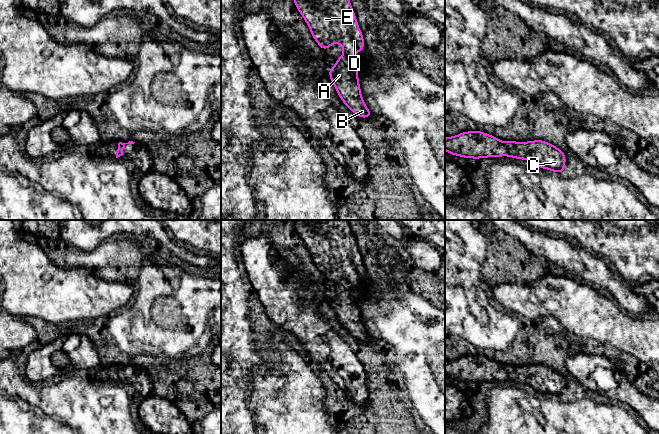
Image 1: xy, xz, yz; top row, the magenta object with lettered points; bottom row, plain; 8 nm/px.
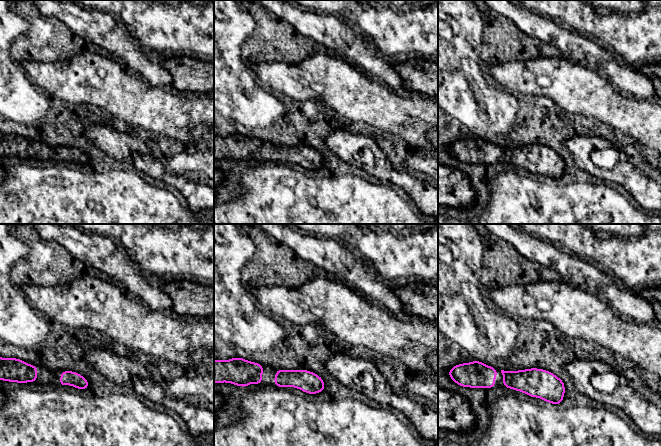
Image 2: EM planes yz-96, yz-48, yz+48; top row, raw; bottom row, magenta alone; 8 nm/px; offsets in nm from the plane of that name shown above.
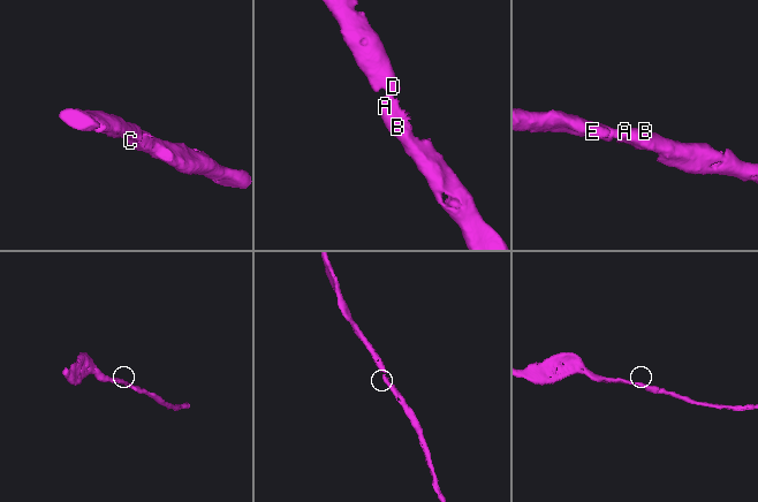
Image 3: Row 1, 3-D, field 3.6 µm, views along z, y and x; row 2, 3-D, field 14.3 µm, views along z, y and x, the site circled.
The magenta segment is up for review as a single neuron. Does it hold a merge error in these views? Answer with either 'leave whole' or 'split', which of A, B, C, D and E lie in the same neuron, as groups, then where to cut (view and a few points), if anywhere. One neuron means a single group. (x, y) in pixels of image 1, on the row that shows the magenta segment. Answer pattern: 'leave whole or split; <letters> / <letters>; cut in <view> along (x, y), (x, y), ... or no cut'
leave whole; A B C D E; no cut

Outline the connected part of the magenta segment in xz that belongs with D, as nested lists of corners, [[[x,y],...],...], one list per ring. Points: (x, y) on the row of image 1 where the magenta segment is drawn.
[[[294,0],[294,3],[320,48],[327,50],[334,43],[343,47],[343,55],[328,70],[330,80],[343,104],[360,118],[369,118],[372,112],[362,98],[356,69],[360,66],[349,57],[365,49],[350,0]]]

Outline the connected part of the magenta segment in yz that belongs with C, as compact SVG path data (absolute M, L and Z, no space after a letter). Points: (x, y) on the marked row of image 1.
M467 131L445 137L445 151L465 159L508 156L528 160L551 172L564 173L566 156L562 150L543 140L516 142L502 140L482 131Z

